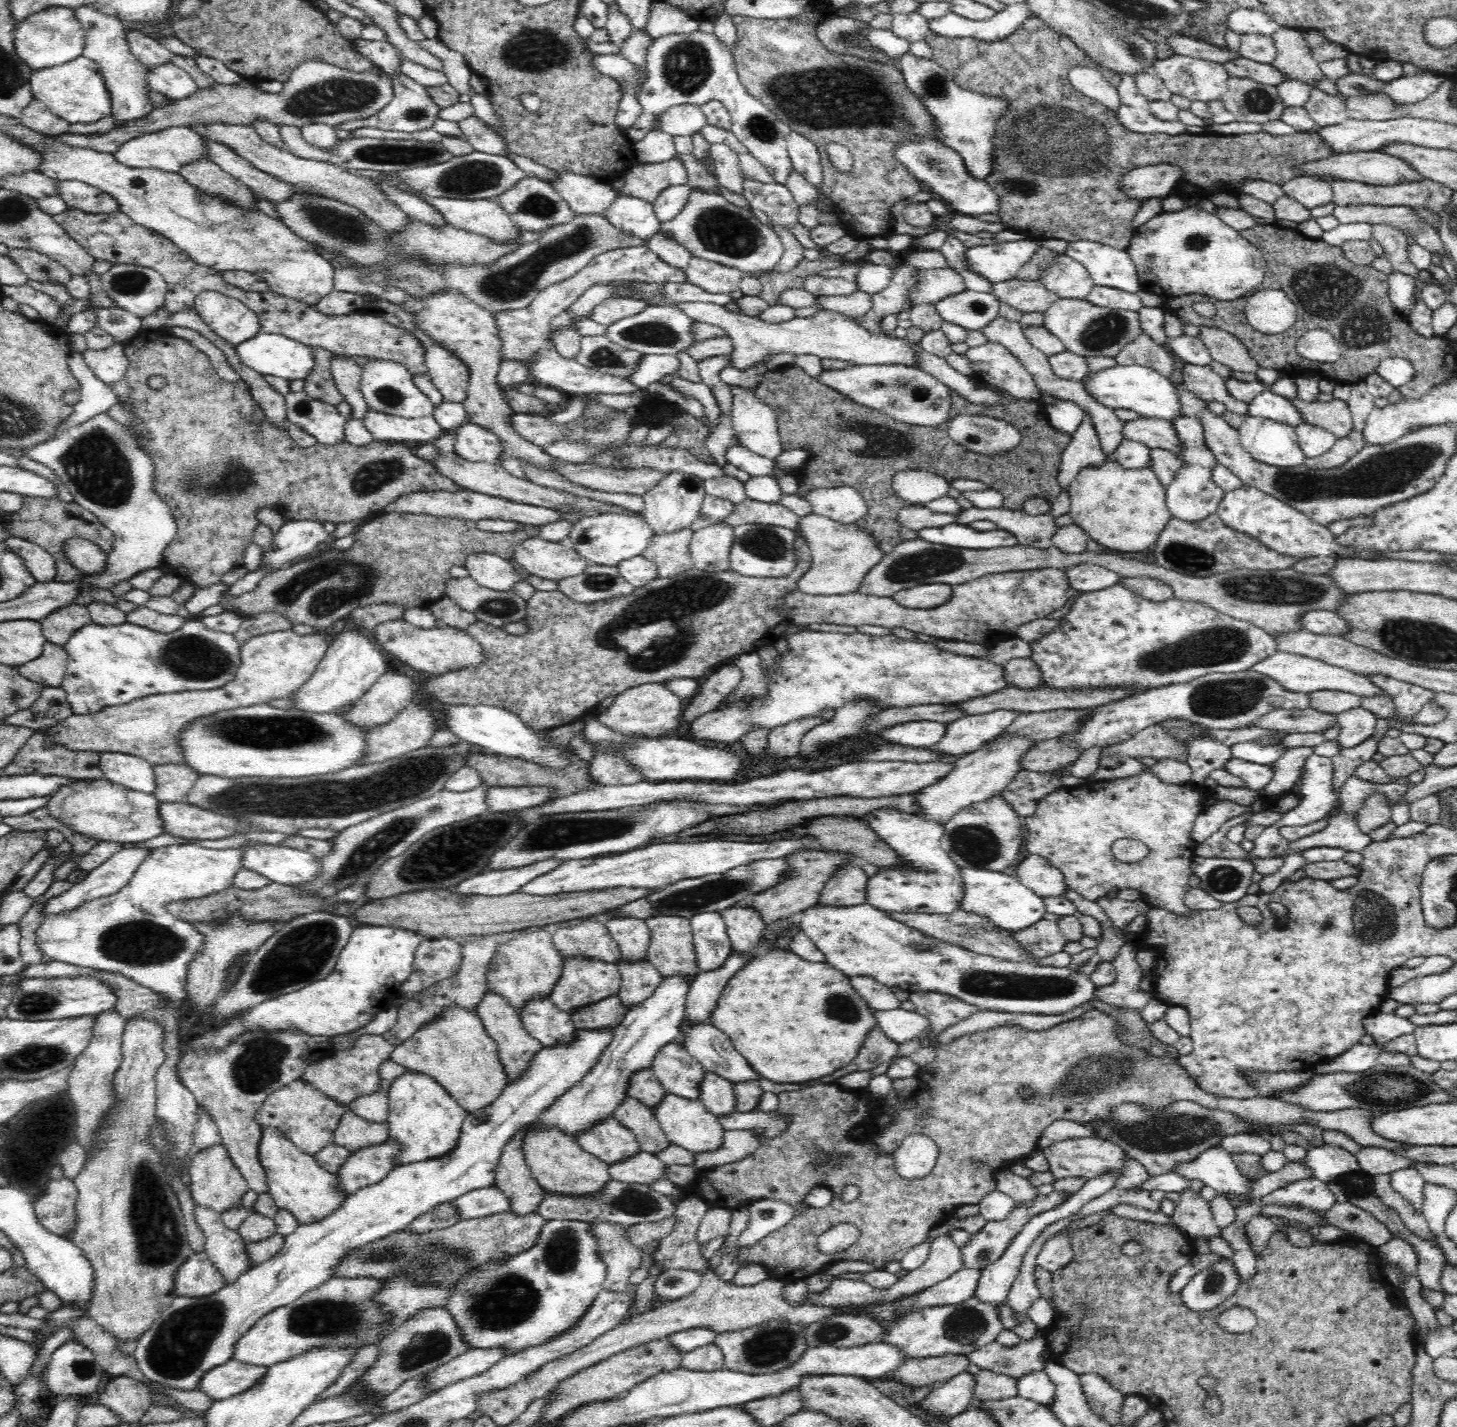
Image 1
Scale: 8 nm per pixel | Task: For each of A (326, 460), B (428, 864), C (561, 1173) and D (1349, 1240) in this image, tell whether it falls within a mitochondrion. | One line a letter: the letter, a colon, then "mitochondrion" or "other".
A: other
B: mitochondrion
C: other
D: other

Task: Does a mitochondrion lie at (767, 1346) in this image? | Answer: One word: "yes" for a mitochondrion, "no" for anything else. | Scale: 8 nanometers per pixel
yes

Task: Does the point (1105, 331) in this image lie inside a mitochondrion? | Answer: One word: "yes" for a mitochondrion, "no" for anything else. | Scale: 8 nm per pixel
yes

